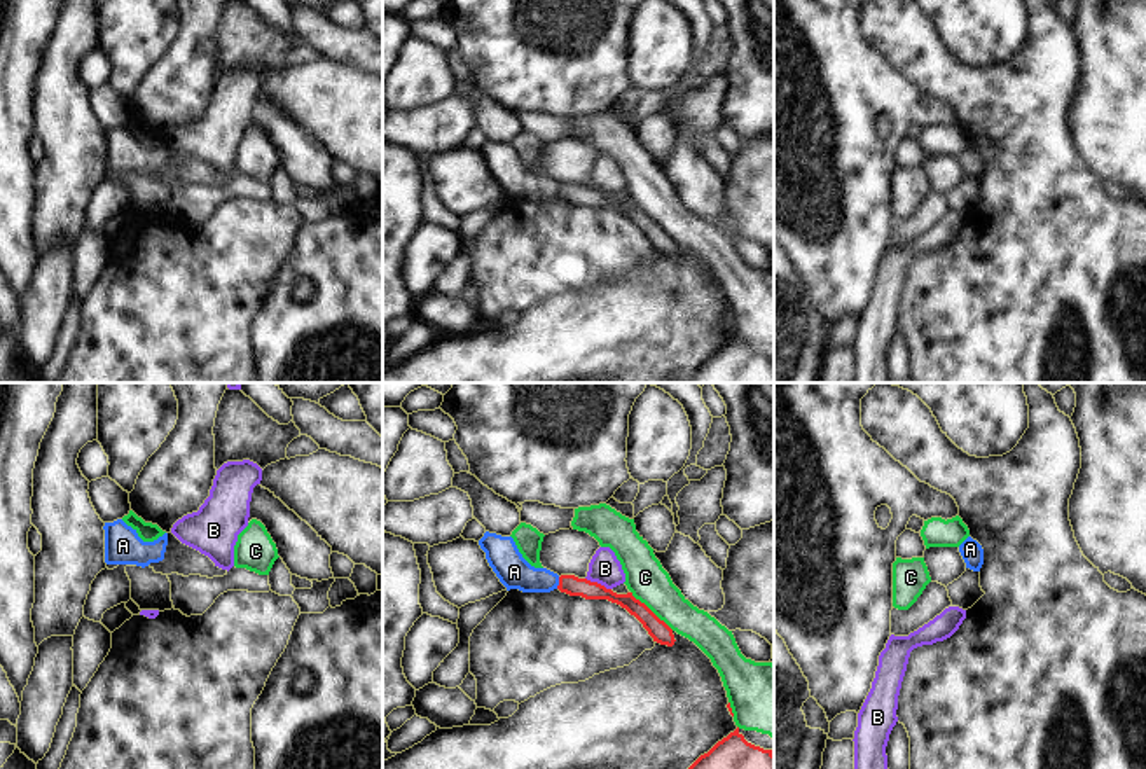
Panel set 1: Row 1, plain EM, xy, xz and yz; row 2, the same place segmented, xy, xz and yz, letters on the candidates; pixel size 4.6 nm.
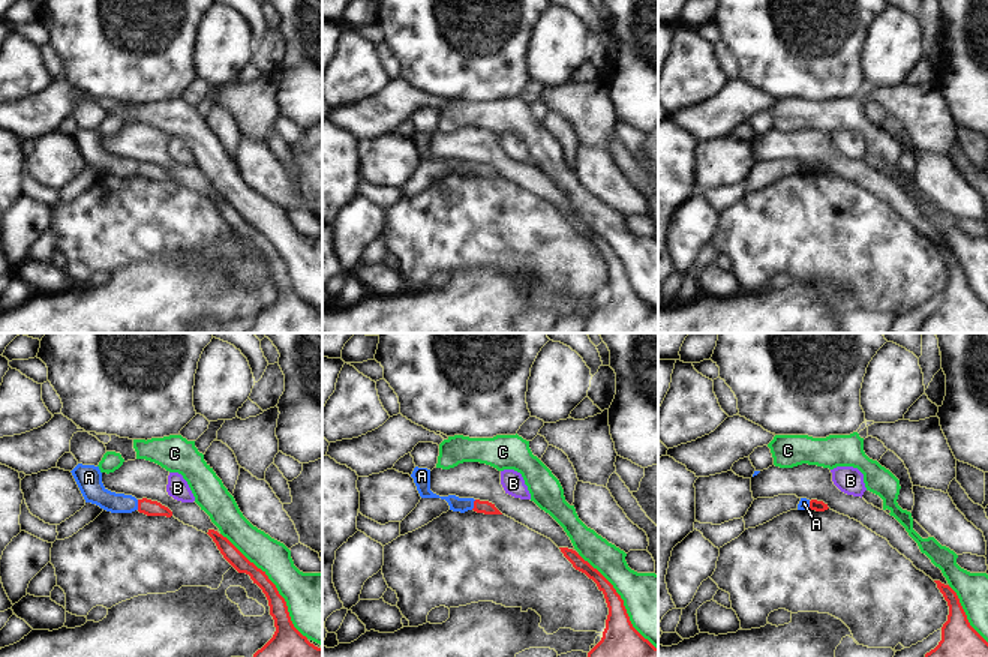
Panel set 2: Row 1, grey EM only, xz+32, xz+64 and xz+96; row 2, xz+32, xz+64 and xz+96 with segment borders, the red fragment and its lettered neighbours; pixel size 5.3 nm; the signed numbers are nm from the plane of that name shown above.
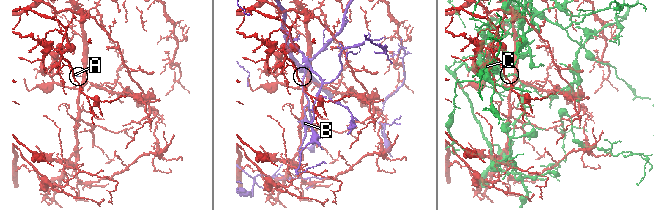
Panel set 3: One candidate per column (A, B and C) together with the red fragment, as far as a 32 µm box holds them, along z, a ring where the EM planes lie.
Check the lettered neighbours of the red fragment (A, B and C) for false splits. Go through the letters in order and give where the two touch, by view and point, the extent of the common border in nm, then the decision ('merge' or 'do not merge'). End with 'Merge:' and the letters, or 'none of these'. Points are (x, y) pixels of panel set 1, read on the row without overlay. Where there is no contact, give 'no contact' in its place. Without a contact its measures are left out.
A: xz (559, 191) | 60 nm | merge
B: xz (596, 191) | 130 nm | do not merge
C: xz (650, 219) | 260 nm | do not merge
Merge: A

